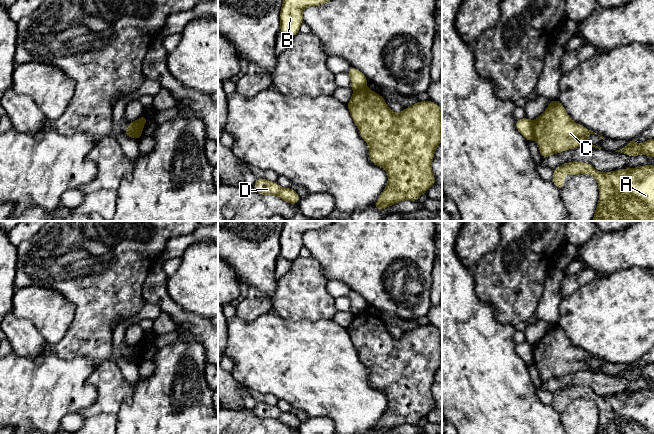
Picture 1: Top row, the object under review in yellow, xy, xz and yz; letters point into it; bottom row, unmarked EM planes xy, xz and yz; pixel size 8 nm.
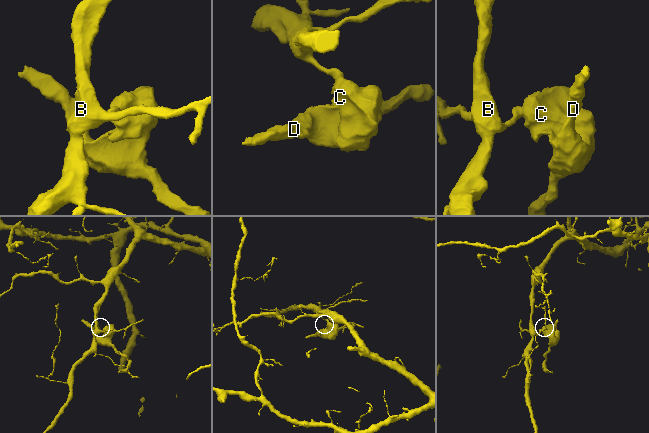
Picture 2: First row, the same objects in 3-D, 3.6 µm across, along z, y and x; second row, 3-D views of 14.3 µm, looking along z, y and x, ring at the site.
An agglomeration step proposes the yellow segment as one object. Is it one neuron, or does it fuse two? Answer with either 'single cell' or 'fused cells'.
fused cells

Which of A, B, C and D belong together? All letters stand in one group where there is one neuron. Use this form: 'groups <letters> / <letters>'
groups A C D / B

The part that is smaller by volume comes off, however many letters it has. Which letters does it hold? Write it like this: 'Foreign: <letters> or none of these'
Foreign: A, C, D

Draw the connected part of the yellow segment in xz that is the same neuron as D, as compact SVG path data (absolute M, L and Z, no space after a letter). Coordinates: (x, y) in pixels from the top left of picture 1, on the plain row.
M259 402L253 409L256 416L262 419L276 419L289 428L297 428L300 424L298 417L291 412L283 412L277 406Z

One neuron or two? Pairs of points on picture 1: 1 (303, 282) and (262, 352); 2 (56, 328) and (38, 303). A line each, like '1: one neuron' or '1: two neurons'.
1: two neurons
2: one neuron

